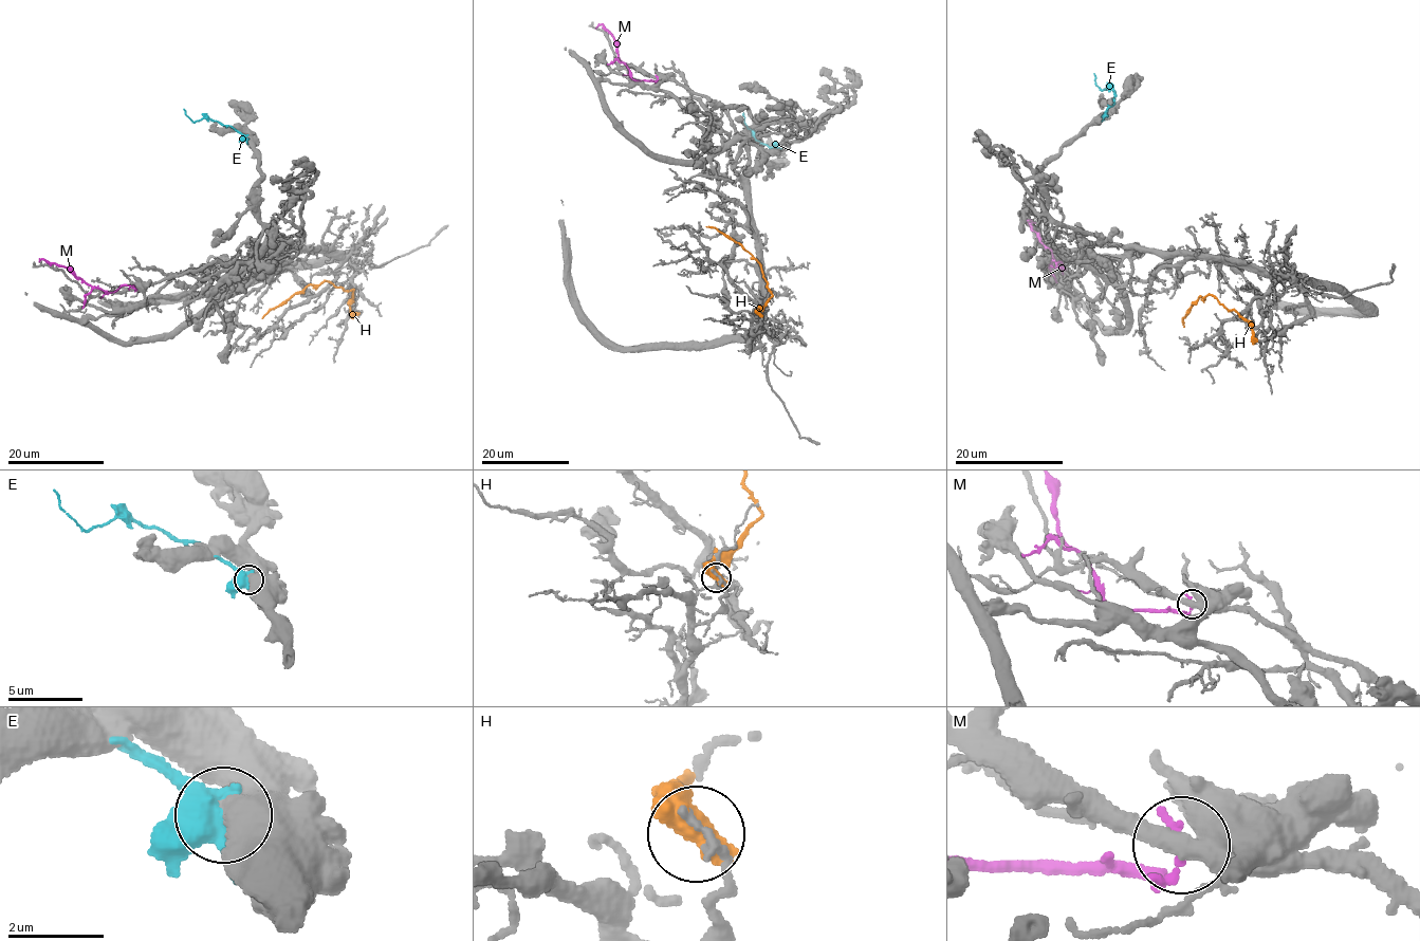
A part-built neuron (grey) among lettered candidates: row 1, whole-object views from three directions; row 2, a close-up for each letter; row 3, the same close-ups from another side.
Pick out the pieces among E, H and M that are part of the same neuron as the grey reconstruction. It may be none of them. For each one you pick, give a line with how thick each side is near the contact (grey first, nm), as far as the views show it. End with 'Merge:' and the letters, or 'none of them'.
Merge: none of them

